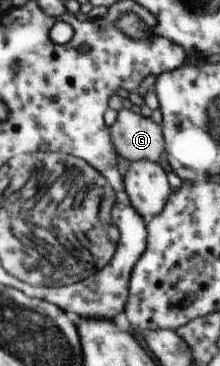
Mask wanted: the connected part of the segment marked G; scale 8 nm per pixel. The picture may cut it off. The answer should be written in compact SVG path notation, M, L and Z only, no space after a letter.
M123 107L110 126L110 135L115 150L127 162L160 164L165 150L162 125L155 123L151 117L144 117L137 109Z

